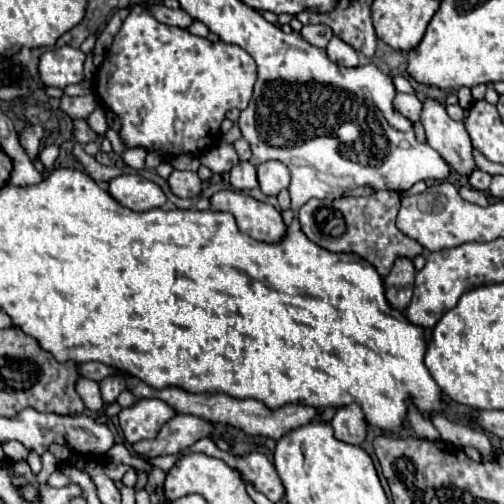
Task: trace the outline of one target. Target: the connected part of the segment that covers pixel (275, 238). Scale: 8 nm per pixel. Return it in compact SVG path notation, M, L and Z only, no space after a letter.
M221 190L215 192L209 198L209 202L211 202L211 210L233 214L239 230L247 232L255 240L279 242L287 232L287 226L283 224L279 210L275 210L271 204L257 202L255 198L245 196L241 192Z

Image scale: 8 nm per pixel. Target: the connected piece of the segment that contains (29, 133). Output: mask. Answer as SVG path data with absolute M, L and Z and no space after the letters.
M33 125L25 128L23 134L19 136L21 138L21 146L25 148L25 152L29 154L31 160L39 154L39 144L41 144L44 135L45 131L40 125Z

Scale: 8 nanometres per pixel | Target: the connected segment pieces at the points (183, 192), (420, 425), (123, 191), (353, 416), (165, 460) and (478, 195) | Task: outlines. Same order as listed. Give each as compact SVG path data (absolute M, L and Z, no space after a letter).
M173 170L167 178L171 192L179 198L195 198L201 192L201 180L197 172L181 172Z
M409 404L407 418L410 426L419 438L431 441L440 440L440 434L432 422L428 418L425 418L425 416L421 415L413 404Z
M137 174L117 176L115 180L109 182L107 192L117 202L121 202L121 206L127 206L129 210L135 210L135 212L161 208L167 202L163 190L155 182Z
M345 406L339 408L331 420L331 426L335 430L335 438L347 444L361 444L365 440L367 424L363 418L363 412L359 406Z
M179 454L179 456L161 456L161 458L153 458L153 460L149 460L149 464L155 466L155 468L159 468L159 470L163 470L163 472L167 472L167 470L169 470L181 456L183 456L183 454Z
M463 186L459 189L459 193L464 200L477 204L479 206L489 206L490 202L484 192L475 190L470 186Z

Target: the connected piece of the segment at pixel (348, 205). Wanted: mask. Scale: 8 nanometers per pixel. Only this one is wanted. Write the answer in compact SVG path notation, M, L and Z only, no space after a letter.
M381 190L363 198L355 198L355 196L345 196L337 200L313 198L305 206L301 206L297 218L303 234L321 248L331 252L355 252L365 260L369 260L381 276L387 276L397 258L401 256L415 258L417 254L423 252L423 248L415 240L405 236L395 226L399 206L401 200L397 192Z

